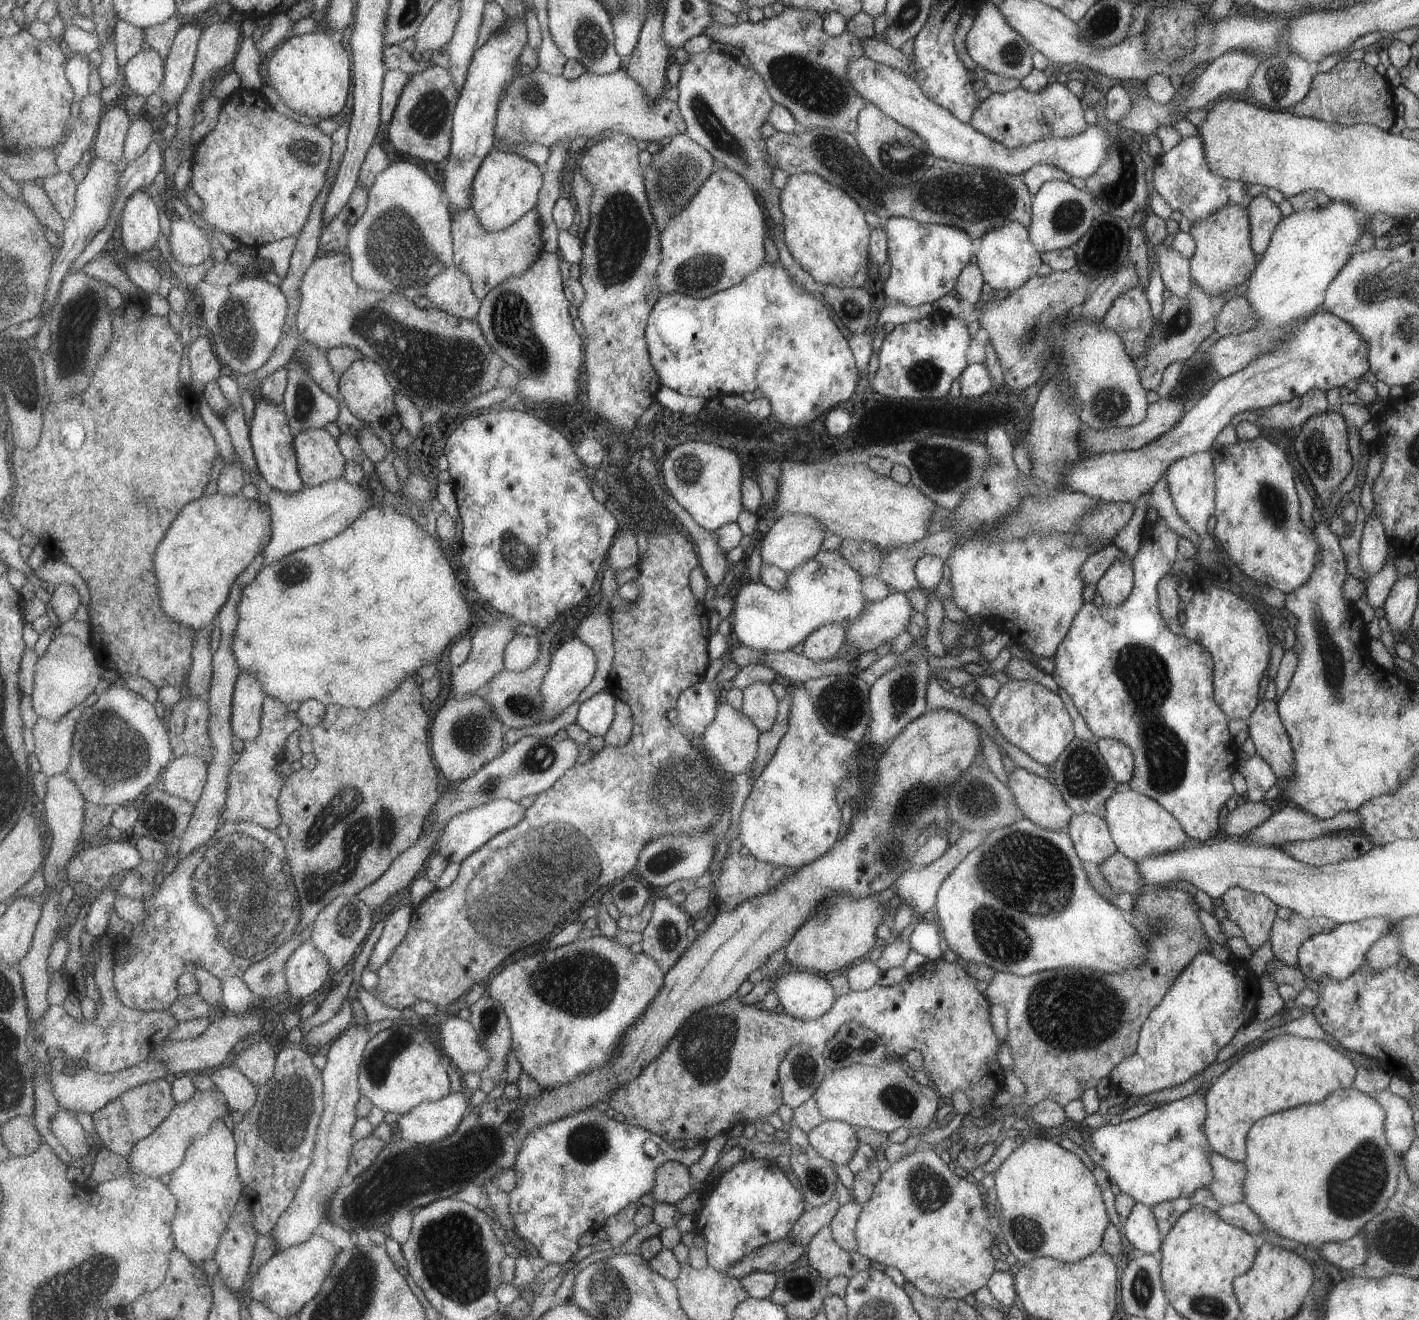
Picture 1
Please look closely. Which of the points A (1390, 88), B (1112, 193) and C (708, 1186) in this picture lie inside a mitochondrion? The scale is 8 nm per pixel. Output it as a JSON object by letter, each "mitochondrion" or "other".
{"A":"other","B":"mitochondrion","C":"other"}

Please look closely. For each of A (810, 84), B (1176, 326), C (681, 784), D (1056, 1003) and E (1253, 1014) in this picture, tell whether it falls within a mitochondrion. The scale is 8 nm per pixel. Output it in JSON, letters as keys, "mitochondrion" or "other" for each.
{"A":"mitochondrion","B":"mitochondrion","C":"mitochondrion","D":"mitochondrion","E":"other"}

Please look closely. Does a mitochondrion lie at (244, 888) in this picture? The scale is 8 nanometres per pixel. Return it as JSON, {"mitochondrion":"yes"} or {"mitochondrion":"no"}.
{"mitochondrion":"yes"}

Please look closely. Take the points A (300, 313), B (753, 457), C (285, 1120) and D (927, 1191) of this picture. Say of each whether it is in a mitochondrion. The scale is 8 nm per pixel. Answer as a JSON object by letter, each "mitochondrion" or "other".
{"A":"other","B":"other","C":"mitochondrion","D":"mitochondrion"}

